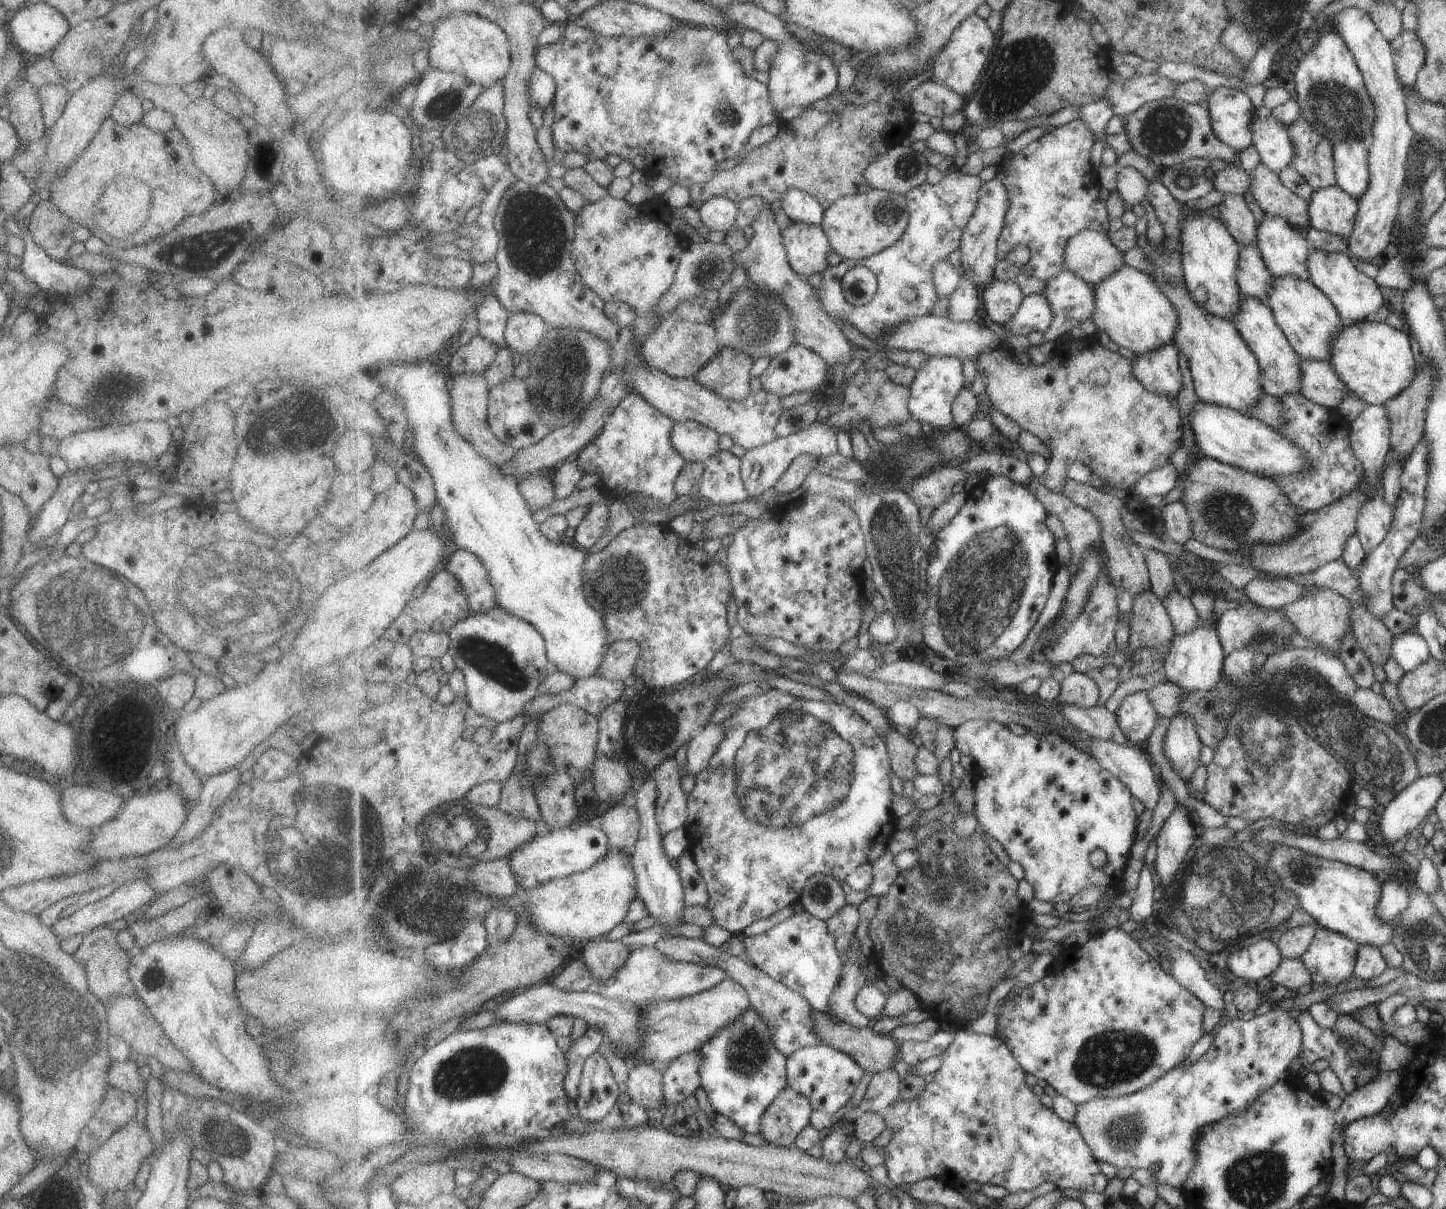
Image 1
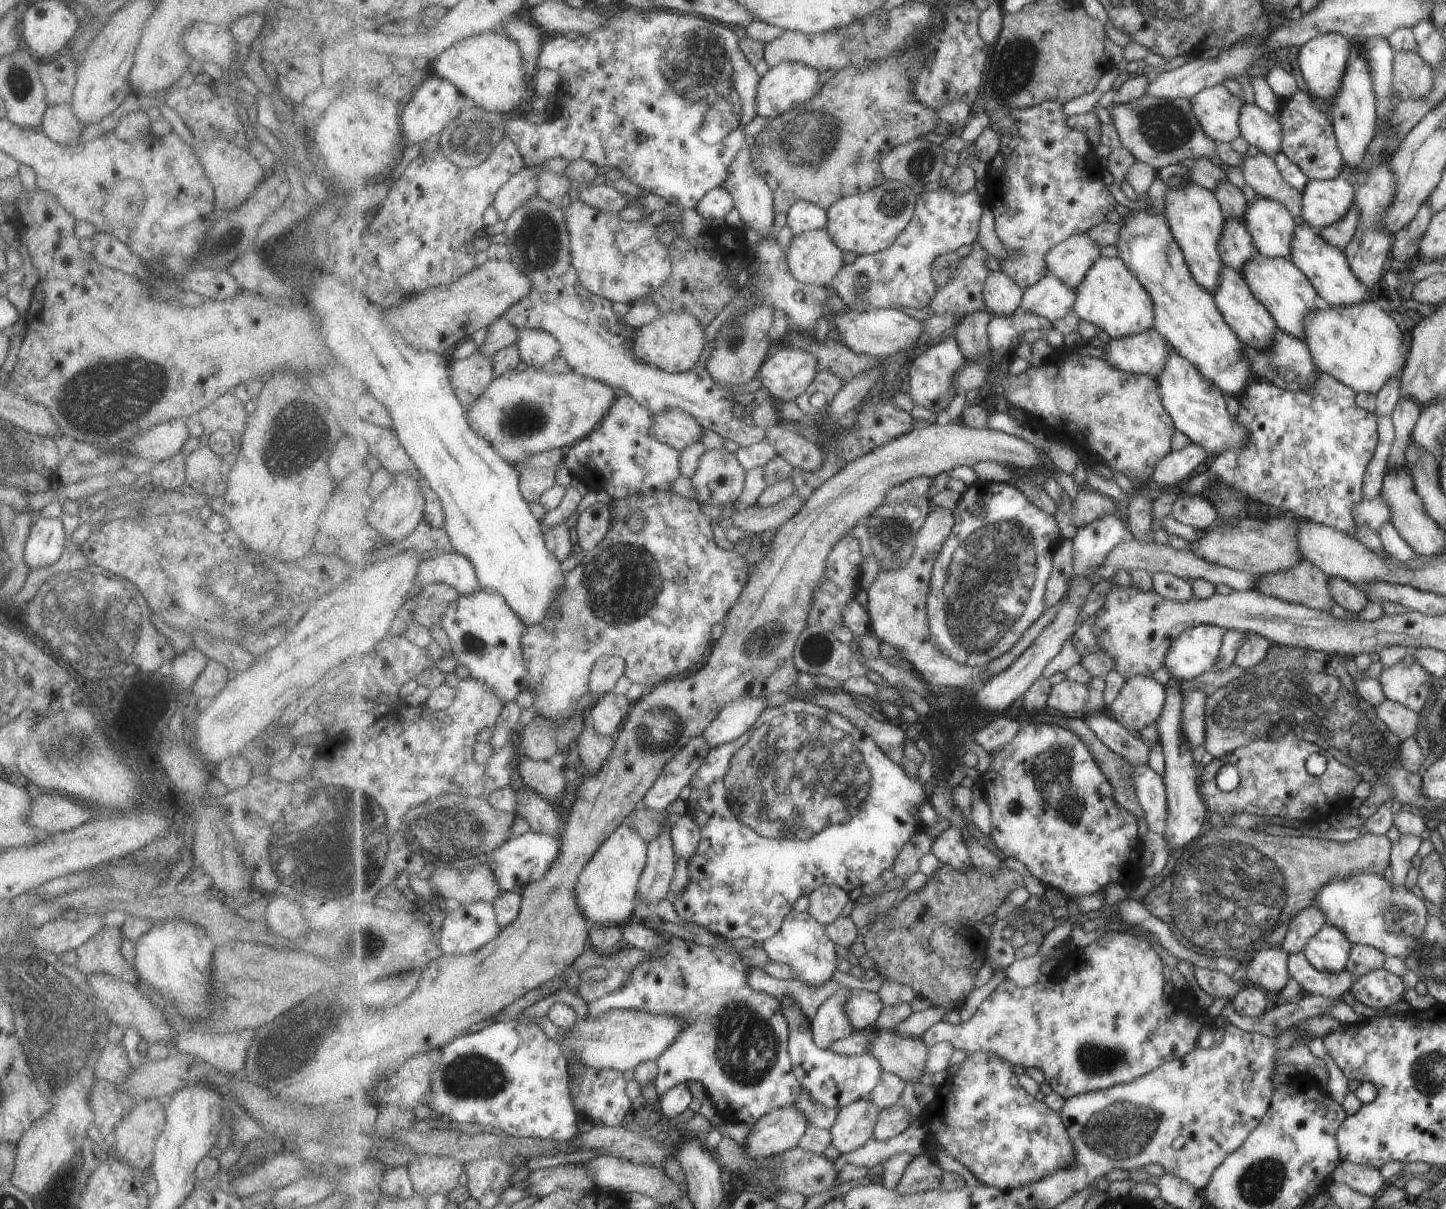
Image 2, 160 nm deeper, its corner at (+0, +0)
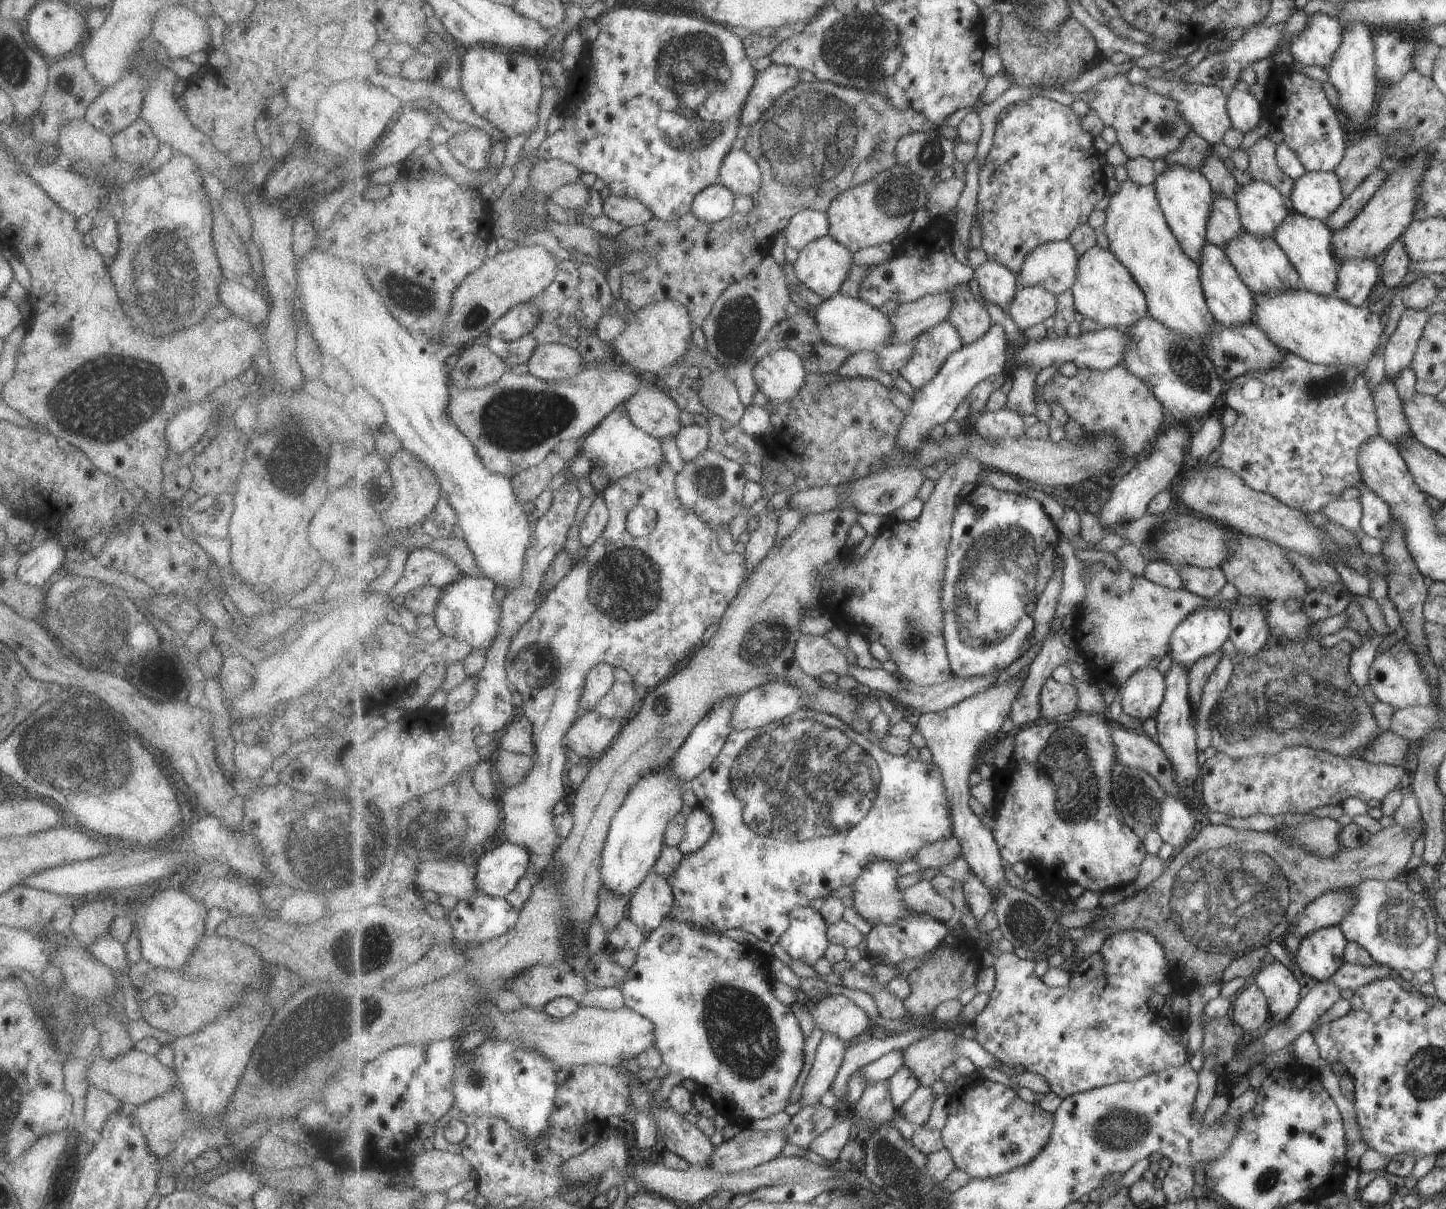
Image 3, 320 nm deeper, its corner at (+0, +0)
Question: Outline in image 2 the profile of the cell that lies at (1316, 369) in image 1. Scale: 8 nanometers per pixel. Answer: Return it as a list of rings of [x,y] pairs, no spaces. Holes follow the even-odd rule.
[[[1276,329],[1273,343],[1267,351],[1257,349],[1252,345],[1246,345],[1245,342],[1242,342],[1242,344],[1244,344],[1245,356],[1249,358],[1249,364],[1252,365],[1254,374],[1266,378],[1272,384],[1278,385],[1287,391],[1305,391],[1315,385],[1320,370],[1315,365],[1307,344],[1299,338],[1290,336],[1283,330]]]

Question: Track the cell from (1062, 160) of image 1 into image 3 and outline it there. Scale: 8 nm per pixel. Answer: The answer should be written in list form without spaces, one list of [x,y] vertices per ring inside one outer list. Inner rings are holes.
[[[1043,96],[1013,103],[998,117],[996,144],[982,170],[982,194],[978,204],[978,216],[983,226],[982,248],[989,259],[1001,262],[1018,276],[1035,248],[1050,241],[1070,239],[1078,227],[1090,222],[1096,204],[1108,195],[1105,157],[1096,148],[1095,136],[1084,126],[1083,118],[1086,115],[1076,114],[1072,105]]]

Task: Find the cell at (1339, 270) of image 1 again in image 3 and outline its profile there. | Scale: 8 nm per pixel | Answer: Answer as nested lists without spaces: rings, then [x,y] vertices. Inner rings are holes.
[[[1291,210],[1274,236],[1274,240],[1288,254],[1297,270],[1301,286],[1319,295],[1330,295],[1333,290],[1336,290],[1338,284],[1342,262],[1334,256],[1333,233],[1326,221],[1313,219]]]

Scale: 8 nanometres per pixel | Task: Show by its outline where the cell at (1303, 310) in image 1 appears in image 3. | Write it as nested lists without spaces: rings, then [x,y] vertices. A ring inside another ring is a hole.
[[[1244,230],[1239,238],[1230,239],[1224,249],[1229,259],[1237,267],[1241,279],[1249,285],[1254,293],[1277,291],[1278,289],[1297,289],[1301,286],[1300,276],[1288,254],[1276,240],[1270,237],[1257,237]]]

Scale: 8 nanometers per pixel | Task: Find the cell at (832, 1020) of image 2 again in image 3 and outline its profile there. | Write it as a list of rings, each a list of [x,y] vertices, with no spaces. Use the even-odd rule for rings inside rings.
[[[826,1033],[817,1052],[817,1061],[804,1086],[804,1093],[800,1100],[802,1108],[820,1103],[824,1094],[833,1087],[845,1063],[849,1047],[850,1045],[840,1036]]]

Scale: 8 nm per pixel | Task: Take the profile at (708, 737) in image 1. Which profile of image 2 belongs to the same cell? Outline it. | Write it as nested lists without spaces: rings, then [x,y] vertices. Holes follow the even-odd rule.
[[[767,697],[735,700],[718,715],[702,735],[709,740],[714,749],[718,749],[752,730],[768,707],[770,702]]]

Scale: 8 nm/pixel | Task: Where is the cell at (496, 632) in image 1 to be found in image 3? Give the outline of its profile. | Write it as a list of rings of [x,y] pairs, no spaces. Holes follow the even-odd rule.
[[[462,575],[444,588],[441,602],[435,612],[437,629],[442,635],[456,637],[471,642],[475,648],[488,648],[497,642],[501,632],[503,606],[497,600],[497,582],[486,576]]]

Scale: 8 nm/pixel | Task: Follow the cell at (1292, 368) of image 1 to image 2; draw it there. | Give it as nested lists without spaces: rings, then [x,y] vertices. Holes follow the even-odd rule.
[[[1224,261],[1220,276],[1220,286],[1213,293],[1213,299],[1216,301],[1216,305],[1222,313],[1222,316],[1225,317],[1226,322],[1228,322],[1229,327],[1233,329],[1242,342],[1245,342],[1246,345],[1255,346],[1257,349],[1264,349],[1265,351],[1271,347],[1275,330],[1278,329],[1273,315],[1253,295],[1242,272],[1229,267]]]

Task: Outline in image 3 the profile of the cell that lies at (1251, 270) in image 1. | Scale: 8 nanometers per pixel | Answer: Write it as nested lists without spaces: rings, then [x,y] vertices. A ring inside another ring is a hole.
[[[1215,193],[1212,216],[1208,222],[1208,242],[1225,248],[1225,244],[1244,232],[1235,199]]]

